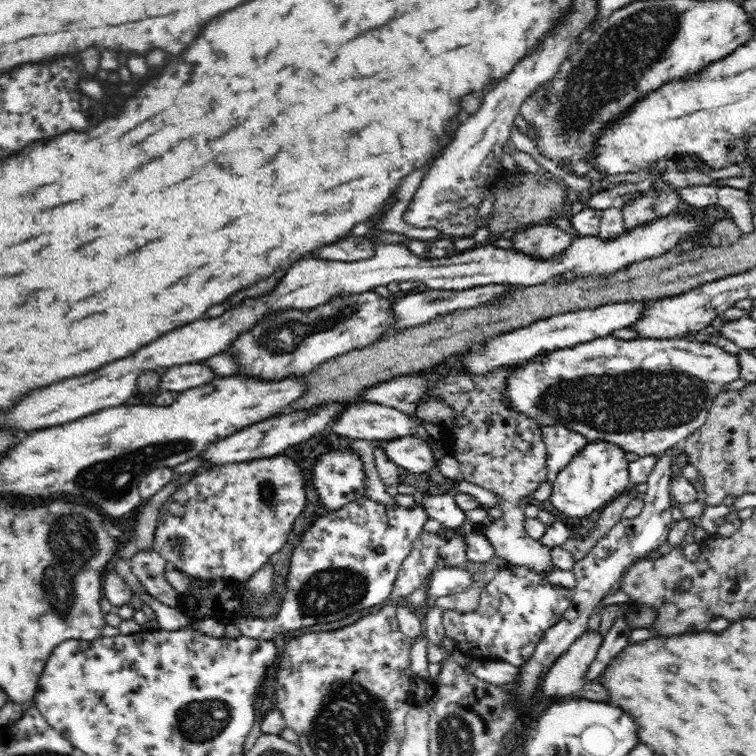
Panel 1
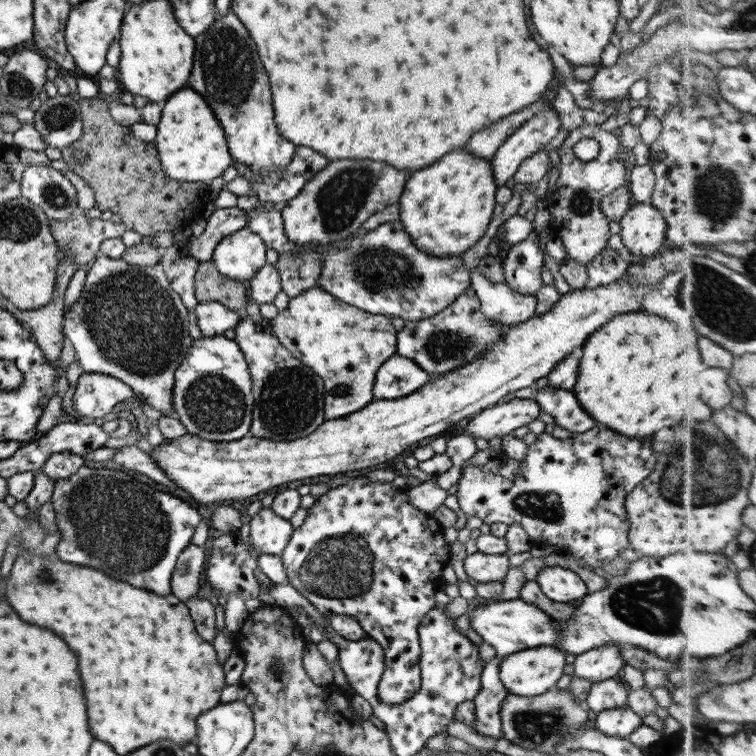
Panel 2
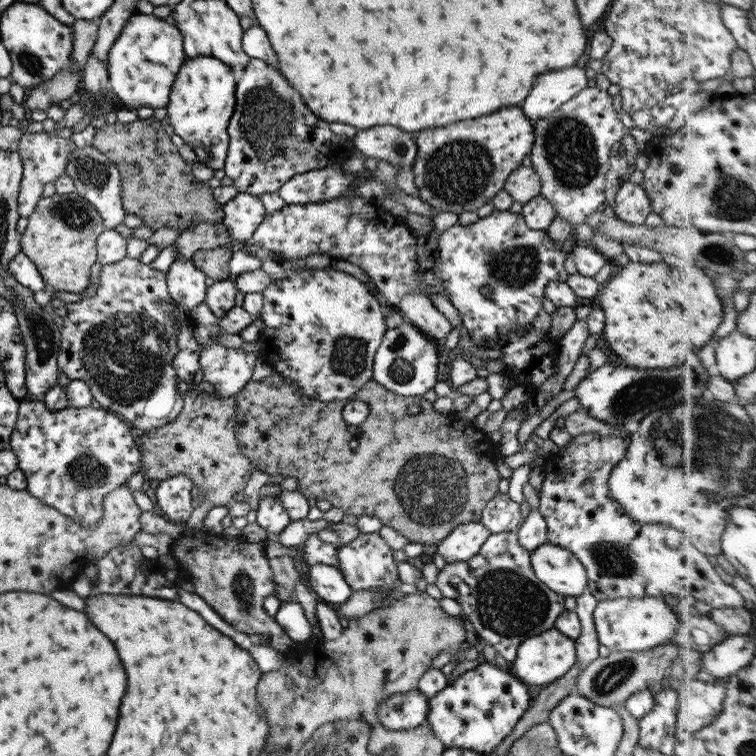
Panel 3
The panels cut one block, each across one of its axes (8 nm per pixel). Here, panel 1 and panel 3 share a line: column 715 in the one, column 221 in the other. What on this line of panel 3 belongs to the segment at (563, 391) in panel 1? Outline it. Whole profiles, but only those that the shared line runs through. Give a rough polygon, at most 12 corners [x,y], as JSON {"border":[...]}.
{"border":[[208,340],[199,355],[214,396],[236,397],[254,374],[244,350]]}

